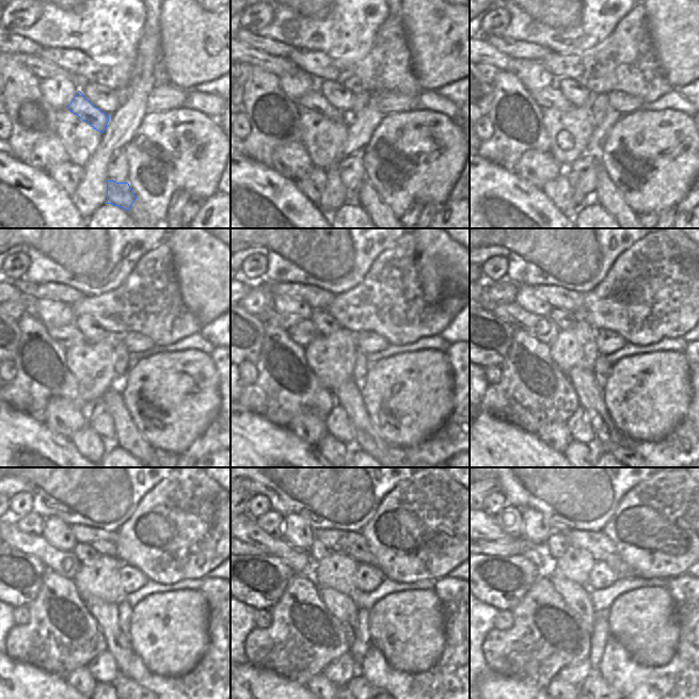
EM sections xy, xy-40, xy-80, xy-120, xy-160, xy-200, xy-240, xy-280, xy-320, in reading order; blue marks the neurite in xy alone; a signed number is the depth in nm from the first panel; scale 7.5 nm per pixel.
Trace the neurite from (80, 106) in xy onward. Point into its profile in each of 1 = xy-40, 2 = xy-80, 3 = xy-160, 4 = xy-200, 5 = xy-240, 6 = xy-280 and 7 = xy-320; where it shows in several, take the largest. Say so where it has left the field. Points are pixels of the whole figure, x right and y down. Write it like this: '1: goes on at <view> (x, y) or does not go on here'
1: goes on at xy-40 (314, 100)
2: goes on at xy-80 (547, 97)
3: goes on at xy-160 (303, 332)
4: goes on at xy-200 (541, 328)
5: goes on at xy-240 (65, 564)
6: goes on at xy-280 (301, 562)
7: goes on at xy-320 (491, 531)

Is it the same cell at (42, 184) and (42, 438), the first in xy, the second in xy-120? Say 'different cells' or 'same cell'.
same cell

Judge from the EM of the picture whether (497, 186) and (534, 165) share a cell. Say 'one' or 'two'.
two

